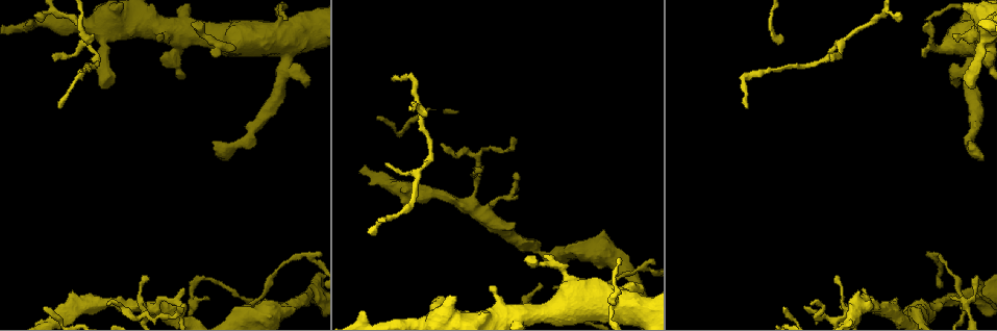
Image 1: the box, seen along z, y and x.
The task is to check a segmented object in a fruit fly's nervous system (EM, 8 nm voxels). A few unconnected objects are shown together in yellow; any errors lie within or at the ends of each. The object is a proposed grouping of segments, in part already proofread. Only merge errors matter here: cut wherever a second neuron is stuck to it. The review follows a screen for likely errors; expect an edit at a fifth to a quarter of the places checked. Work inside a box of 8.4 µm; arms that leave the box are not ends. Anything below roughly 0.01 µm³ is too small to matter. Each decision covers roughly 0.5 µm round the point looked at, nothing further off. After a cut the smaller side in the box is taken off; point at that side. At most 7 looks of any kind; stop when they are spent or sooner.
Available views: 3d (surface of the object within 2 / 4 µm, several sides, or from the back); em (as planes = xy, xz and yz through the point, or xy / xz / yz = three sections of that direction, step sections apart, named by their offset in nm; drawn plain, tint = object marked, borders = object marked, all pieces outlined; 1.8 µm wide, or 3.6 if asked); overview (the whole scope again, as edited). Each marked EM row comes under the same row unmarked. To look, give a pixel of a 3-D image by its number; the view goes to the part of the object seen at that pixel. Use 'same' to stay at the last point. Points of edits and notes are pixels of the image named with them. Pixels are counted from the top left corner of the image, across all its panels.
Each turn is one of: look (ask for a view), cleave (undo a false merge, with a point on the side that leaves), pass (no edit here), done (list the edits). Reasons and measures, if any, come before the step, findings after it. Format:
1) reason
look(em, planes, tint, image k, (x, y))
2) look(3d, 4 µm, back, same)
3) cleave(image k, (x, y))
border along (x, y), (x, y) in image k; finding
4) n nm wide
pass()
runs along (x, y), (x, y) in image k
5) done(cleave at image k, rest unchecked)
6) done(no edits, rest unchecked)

sharp bend
look(em, planes, tint, image 1, (939, 254))

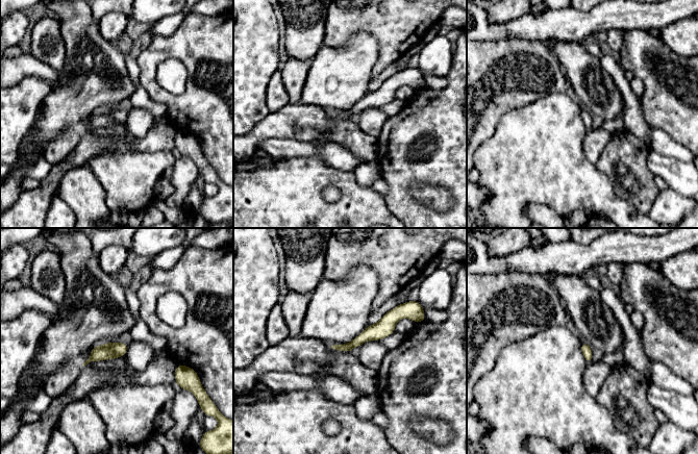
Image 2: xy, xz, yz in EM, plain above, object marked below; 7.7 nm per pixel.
pass()
runs along (403, 312), (378, 331), (338, 347) in image 2; continuous, no second neuron

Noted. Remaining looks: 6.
thin arm on a thick one
look(3d, 2 µm, back, image 1, (136, 308))

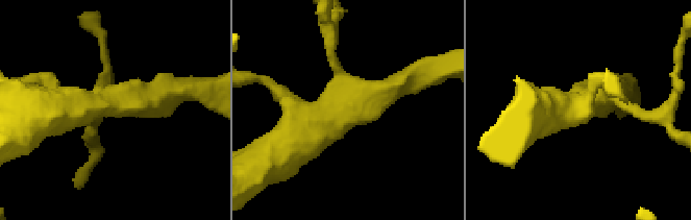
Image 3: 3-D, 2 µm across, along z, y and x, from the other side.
4 arms
look(em, planes, tint, image 3, (345, 109))

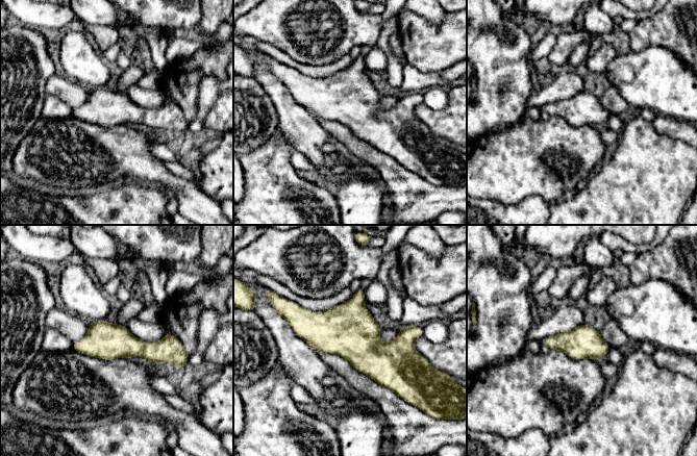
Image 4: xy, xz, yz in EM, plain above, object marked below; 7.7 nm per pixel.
pass()
runs along (75, 344), (141, 349), (179, 347) in image 4; continuous, no second neuron

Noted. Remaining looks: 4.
sudden change in width
look(3d, 4 µm, image 1, (223, 34))

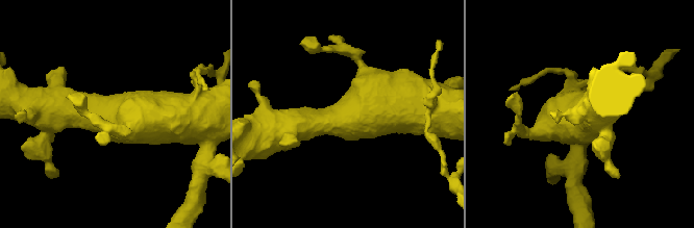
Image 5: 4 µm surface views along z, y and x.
look(em, 3.6 µm, planes, tint, image 5, (350, 116))

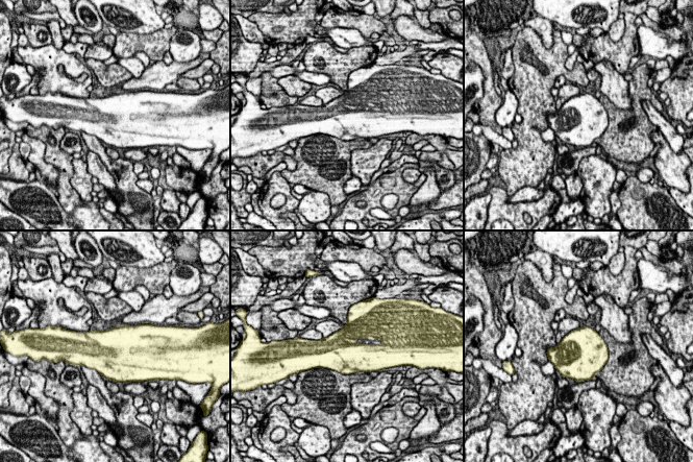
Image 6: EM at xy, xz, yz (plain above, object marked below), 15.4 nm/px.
pass()
all the same neuron

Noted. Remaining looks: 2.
done(no edits, rest unchecked)

